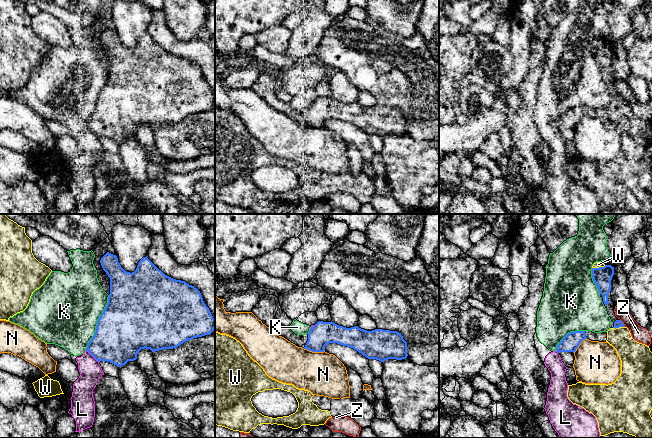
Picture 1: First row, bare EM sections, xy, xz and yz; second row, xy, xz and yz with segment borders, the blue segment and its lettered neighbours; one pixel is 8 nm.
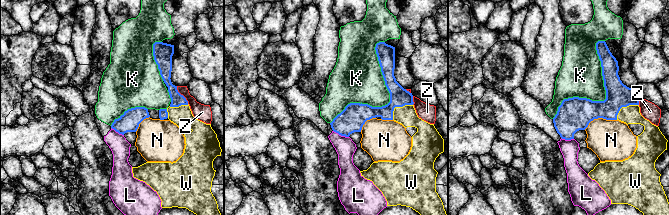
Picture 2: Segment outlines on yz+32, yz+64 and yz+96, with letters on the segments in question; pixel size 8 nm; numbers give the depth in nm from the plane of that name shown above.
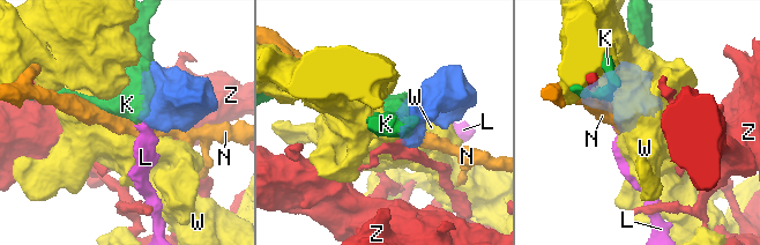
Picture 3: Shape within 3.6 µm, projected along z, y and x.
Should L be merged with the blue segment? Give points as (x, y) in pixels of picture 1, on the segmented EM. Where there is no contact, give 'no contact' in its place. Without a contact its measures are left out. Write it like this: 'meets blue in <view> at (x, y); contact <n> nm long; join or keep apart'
meets blue in xy at (92, 355); contact 140 nm long; keep apart

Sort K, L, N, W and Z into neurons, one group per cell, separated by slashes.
K L / N / W / Z

